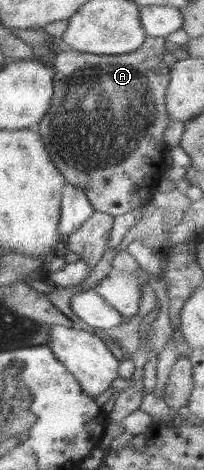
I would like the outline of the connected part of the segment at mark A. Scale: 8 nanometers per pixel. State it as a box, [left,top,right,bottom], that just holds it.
[38,37,178,217]

